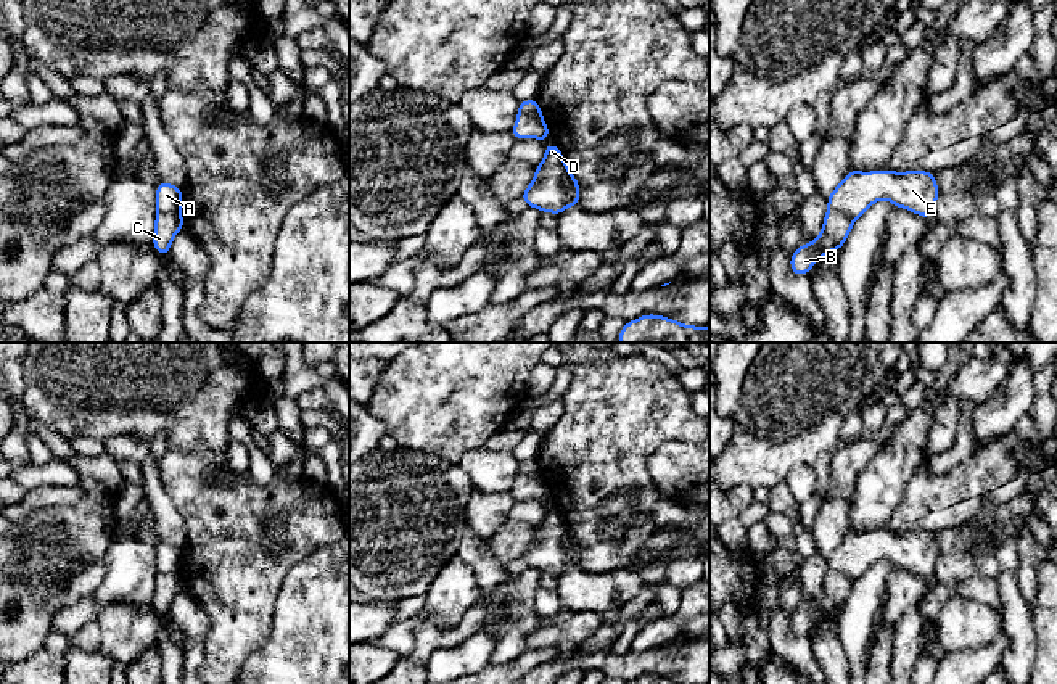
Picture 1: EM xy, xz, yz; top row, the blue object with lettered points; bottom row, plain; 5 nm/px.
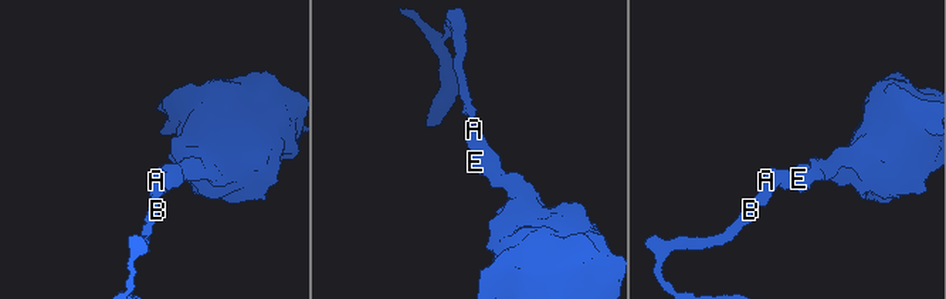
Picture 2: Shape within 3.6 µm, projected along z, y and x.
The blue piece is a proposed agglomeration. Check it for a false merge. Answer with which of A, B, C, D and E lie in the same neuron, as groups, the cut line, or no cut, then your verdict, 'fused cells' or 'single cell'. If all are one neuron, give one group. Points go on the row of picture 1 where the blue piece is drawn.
groups A D E / B C; cut yz (829, 206), (845, 213), (853, 221); fused cells

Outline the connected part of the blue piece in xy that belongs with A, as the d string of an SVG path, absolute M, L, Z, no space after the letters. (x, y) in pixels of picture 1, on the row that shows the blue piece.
M159 180L156 185L158 212L179 211L182 204L182 196L183 196L183 188Z

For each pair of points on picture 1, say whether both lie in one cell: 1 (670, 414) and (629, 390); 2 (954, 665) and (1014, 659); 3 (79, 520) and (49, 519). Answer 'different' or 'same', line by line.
1: same
2: different
3: same

